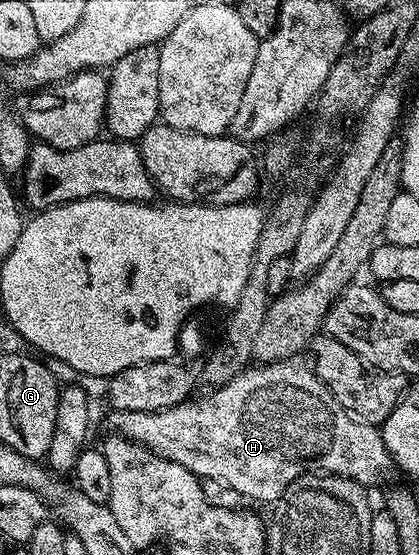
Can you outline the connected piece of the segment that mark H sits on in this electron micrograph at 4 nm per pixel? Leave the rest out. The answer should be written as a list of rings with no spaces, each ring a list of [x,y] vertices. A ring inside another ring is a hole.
[[[294,358],[250,365],[232,381],[226,381],[226,385],[204,393],[208,395],[201,399],[192,397],[164,411],[112,411],[108,423],[115,434],[125,435],[155,455],[190,469],[201,480],[218,480],[245,500],[257,499],[260,503],[275,504],[294,480],[309,473],[341,475],[361,485],[382,482],[393,462],[380,436],[380,427],[362,419],[349,418],[348,410],[337,401],[334,393],[330,393],[330,389],[326,389],[315,370],[307,362],[300,362],[299,358]]]

